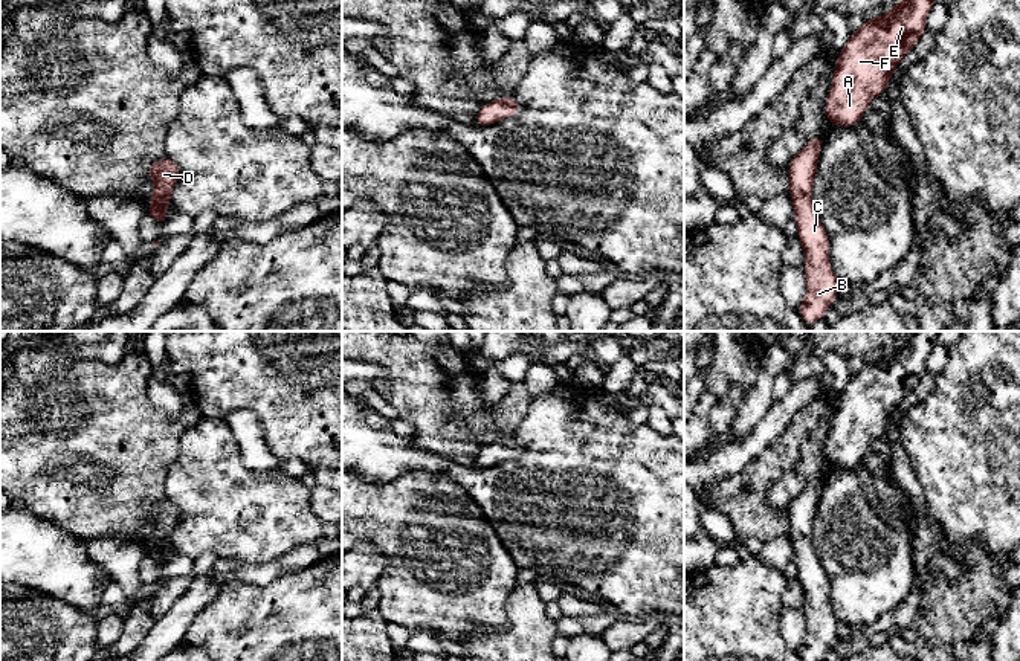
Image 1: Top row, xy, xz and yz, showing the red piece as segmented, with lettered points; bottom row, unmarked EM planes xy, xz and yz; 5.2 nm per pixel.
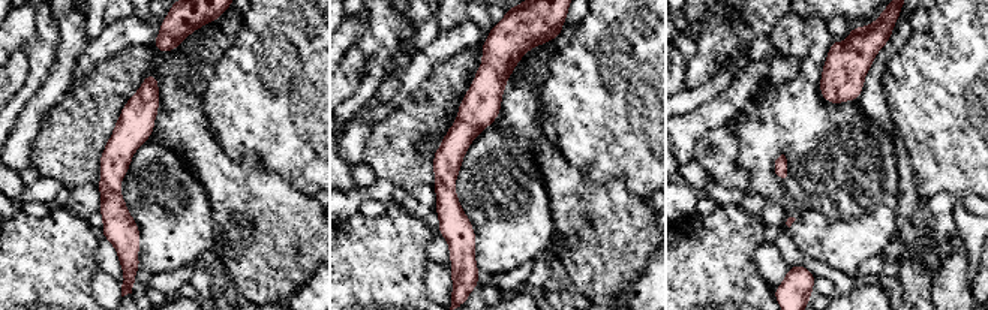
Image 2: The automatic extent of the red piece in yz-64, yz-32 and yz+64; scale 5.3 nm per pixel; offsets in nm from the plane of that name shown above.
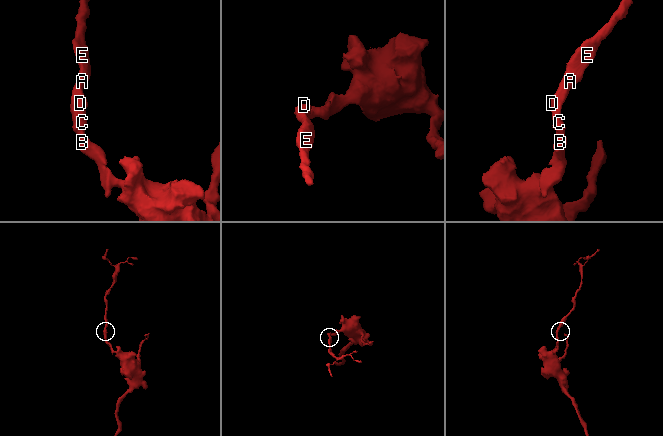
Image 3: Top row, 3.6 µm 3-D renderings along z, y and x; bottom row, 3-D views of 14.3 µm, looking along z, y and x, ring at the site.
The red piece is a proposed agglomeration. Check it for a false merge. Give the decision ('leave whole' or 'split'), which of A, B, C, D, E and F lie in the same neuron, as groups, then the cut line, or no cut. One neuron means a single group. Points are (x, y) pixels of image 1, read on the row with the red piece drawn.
leave whole; A B C D E F; no cut

